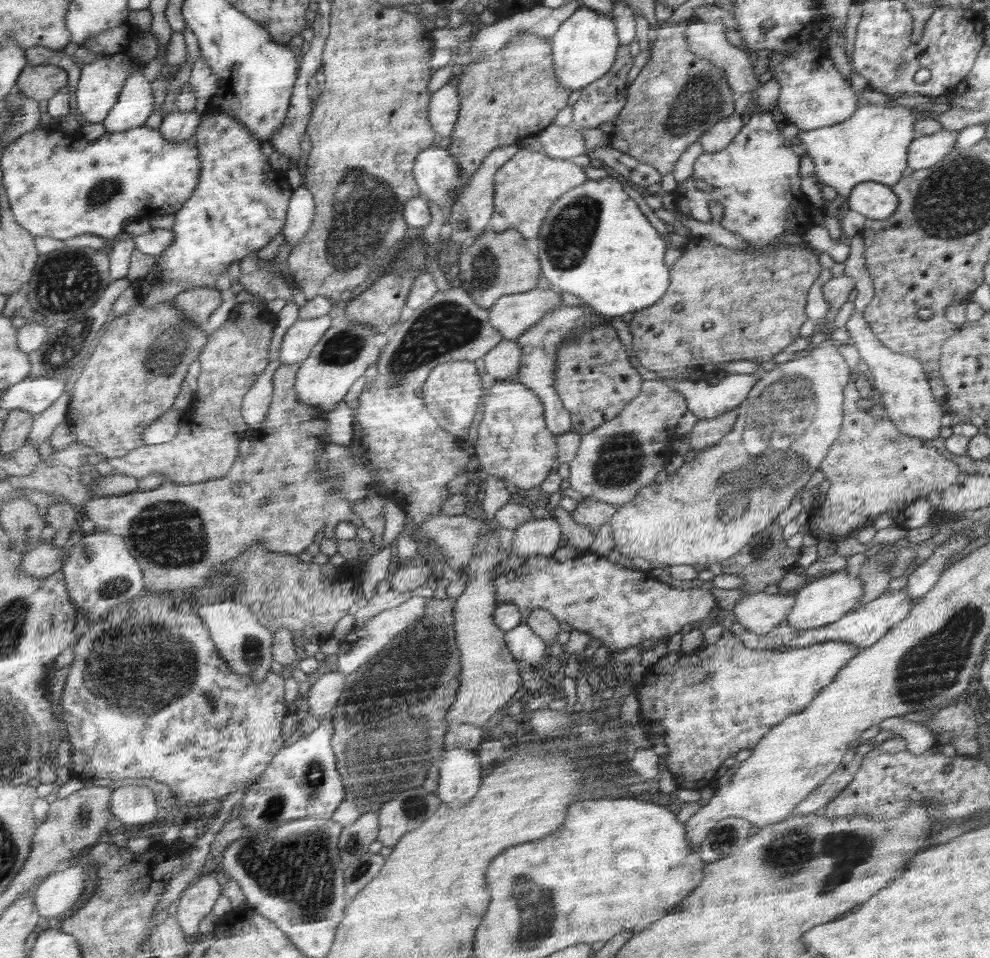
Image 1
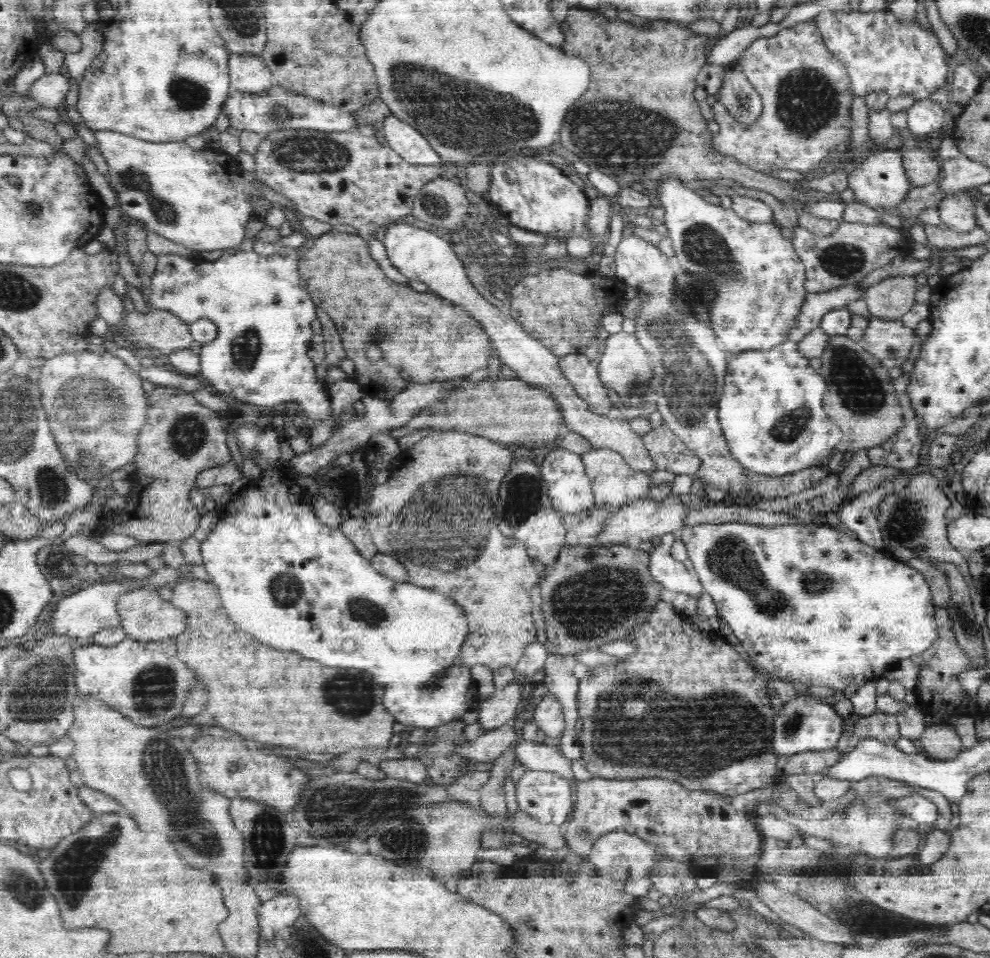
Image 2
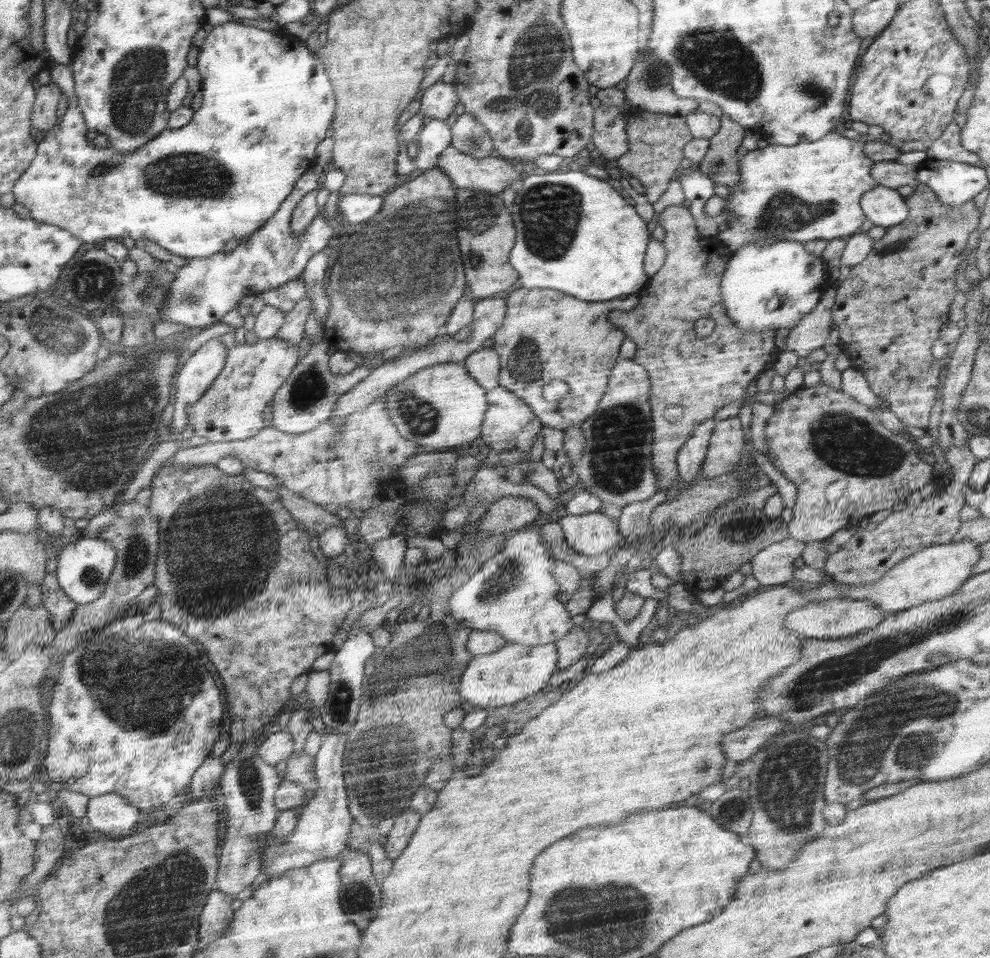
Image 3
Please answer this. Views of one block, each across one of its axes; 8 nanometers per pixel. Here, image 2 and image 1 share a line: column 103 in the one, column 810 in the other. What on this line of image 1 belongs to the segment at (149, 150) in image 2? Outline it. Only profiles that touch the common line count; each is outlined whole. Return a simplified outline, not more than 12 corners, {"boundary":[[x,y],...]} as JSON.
{"boundary":[[866,104],[800,131],[819,184],[848,200],[864,181],[894,186],[916,116]]}

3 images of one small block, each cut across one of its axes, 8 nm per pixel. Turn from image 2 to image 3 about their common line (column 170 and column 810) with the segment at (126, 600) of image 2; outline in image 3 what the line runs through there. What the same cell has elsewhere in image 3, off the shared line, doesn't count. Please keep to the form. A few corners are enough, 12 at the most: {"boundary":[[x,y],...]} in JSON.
{"boundary":[[811,601],[784,619],[808,639],[838,639],[891,615],[868,601]]}

